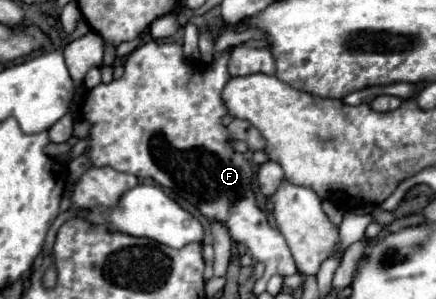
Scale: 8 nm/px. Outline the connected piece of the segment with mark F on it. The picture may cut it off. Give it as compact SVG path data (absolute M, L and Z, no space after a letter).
M149 41L141 45L127 57L125 77L111 81L109 85L101 83L87 93L81 109L83 119L91 125L85 155L91 159L93 167L109 165L115 171L133 173L139 179L155 179L159 185L175 191L179 197L191 201L209 221L219 219L221 223L227 223L231 237L245 245L255 261L265 265L265 277L287 277L297 273L297 269L293 269L295 261L291 259L291 251L283 235L269 225L265 213L257 207L251 189L253 169L241 153L233 151L229 145L231 133L225 125L221 125L221 119L227 115L227 109L221 101L221 89L229 79L227 61L229 55L221 51L215 53L215 65L211 69L199 69L183 57L183 49L177 43Z

